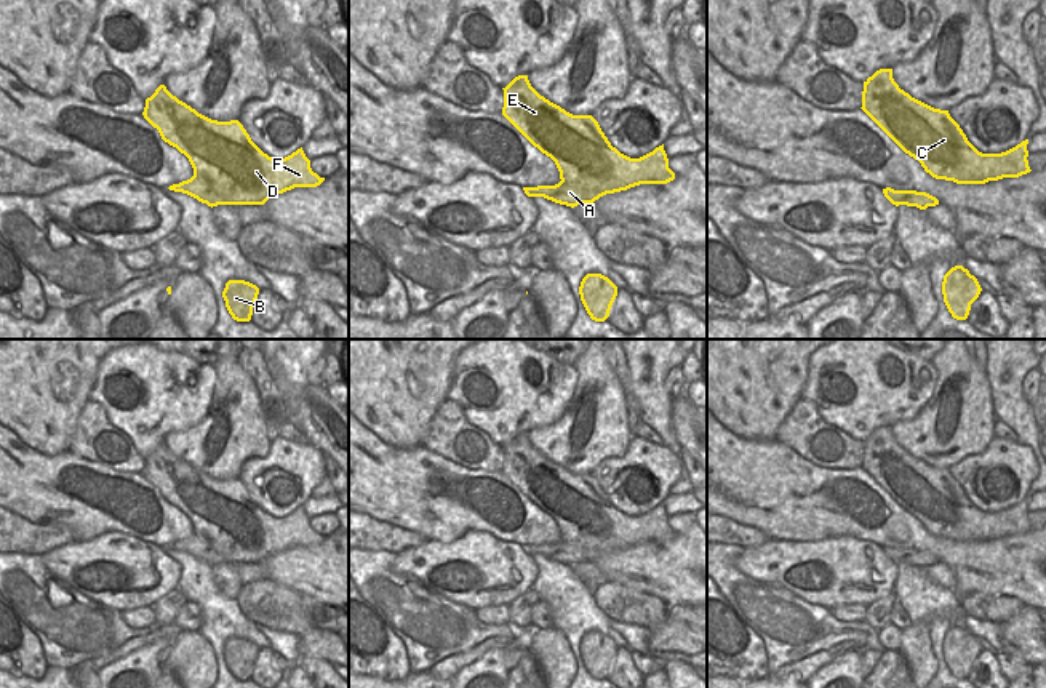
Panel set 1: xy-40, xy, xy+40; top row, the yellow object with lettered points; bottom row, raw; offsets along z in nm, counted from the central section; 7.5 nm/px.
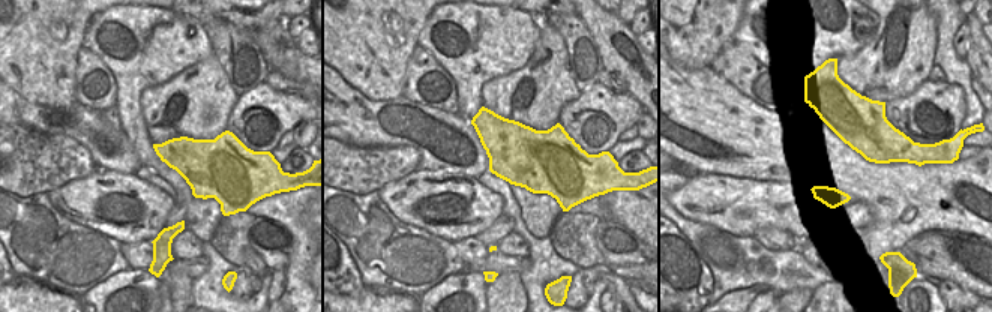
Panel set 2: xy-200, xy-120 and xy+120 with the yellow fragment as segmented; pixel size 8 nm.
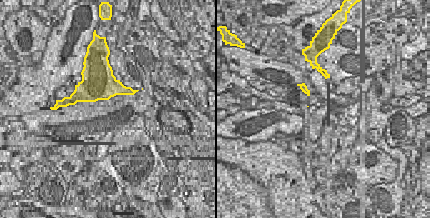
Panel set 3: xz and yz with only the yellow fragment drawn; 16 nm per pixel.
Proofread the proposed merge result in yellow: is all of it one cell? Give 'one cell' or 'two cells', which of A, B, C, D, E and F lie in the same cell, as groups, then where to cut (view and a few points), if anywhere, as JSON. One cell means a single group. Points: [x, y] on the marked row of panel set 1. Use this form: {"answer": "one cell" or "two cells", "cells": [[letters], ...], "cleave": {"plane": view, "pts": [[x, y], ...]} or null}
{"answer": "one cell", "cells": [["A", "B", "C", "D", "E", "F"]], "cleave": null}

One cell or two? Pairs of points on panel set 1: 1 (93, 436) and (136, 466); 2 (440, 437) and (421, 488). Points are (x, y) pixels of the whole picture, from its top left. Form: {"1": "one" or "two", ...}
{"1": "one", "2": "two"}

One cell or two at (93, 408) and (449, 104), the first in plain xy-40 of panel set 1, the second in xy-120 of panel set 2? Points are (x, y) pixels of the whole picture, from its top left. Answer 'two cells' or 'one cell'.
one cell

